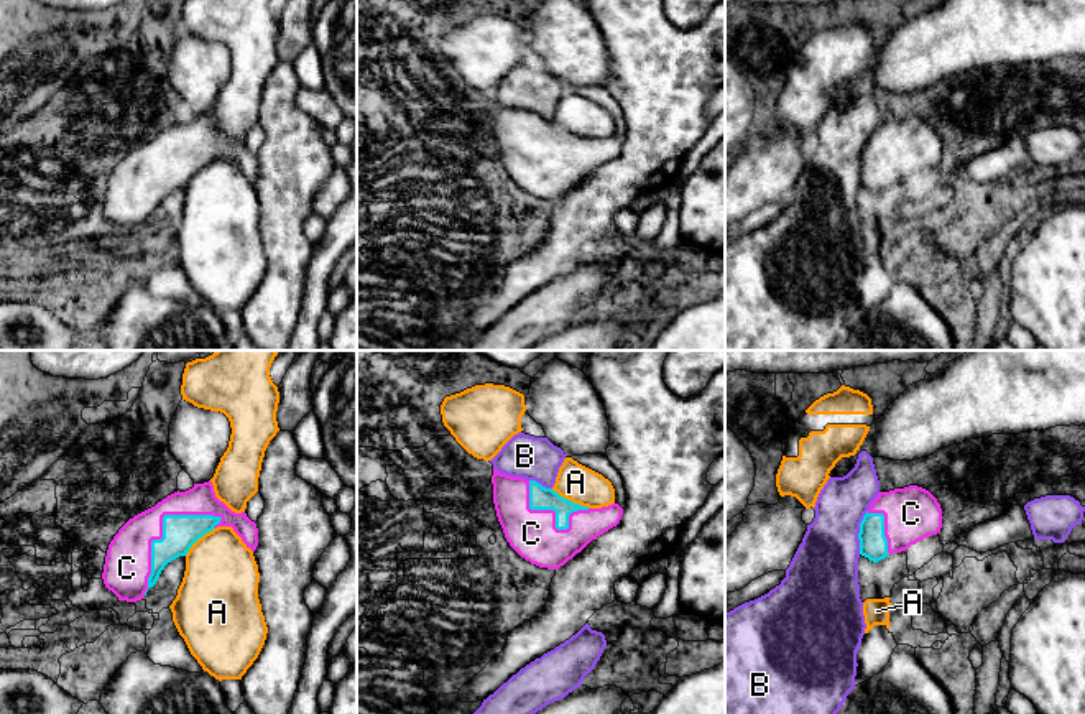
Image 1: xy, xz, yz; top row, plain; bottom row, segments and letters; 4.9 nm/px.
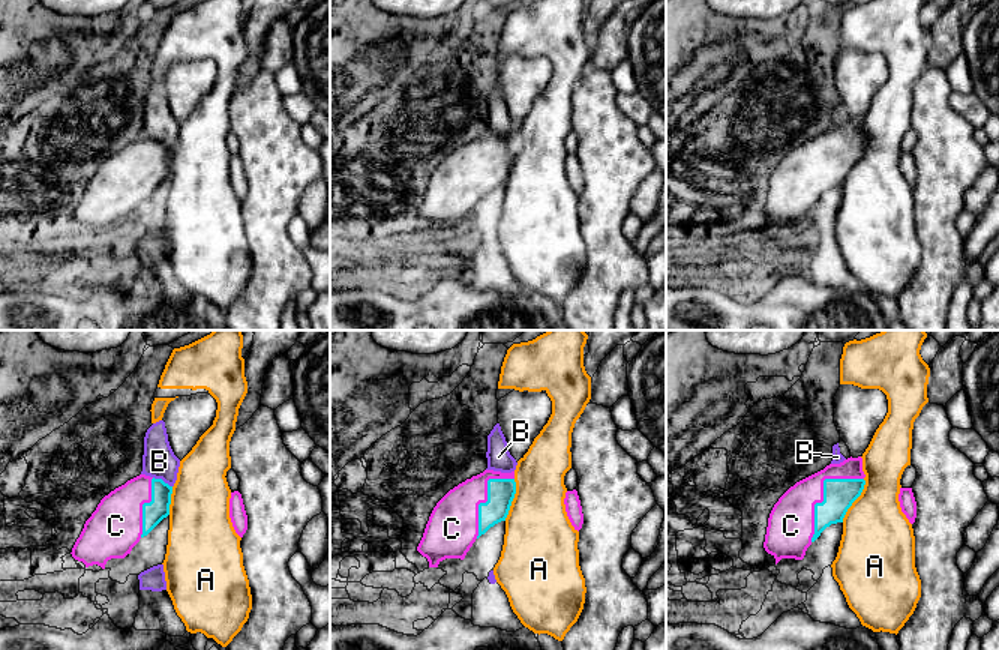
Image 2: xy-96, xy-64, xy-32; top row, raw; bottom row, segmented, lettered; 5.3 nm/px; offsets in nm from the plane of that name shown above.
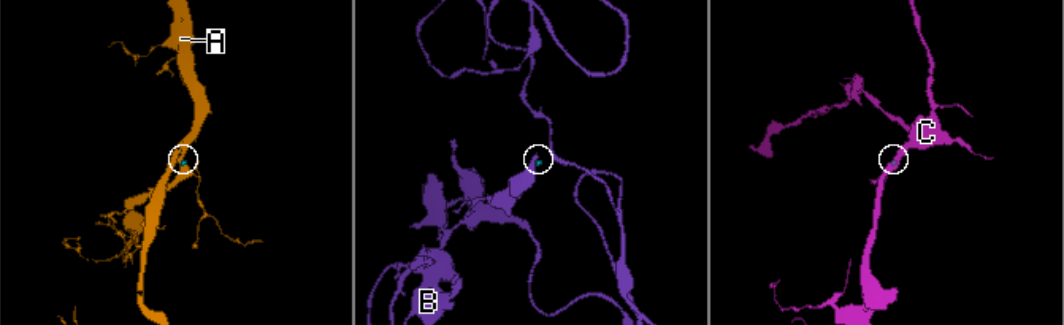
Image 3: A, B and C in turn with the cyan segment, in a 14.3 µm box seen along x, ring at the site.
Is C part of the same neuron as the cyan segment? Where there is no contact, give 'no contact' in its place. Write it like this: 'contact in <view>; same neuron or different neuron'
contact in xy; same neuron

